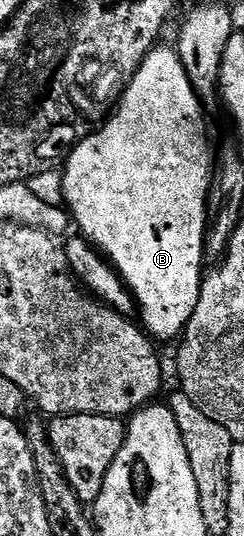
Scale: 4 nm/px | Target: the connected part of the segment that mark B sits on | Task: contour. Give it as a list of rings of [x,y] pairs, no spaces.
[[[154,47],[148,52],[143,61],[137,67],[129,85],[125,87],[115,104],[115,111],[106,115],[101,124],[101,128],[94,127],[88,136],[82,136],[81,140],[74,146],[73,151],[65,157],[63,161],[63,171],[61,172],[61,182],[63,194],[65,195],[64,207],[75,228],[78,228],[80,235],[88,240],[108,263],[112,264],[113,271],[121,277],[129,293],[135,301],[136,311],[141,311],[140,323],[144,331],[148,333],[154,341],[173,340],[176,341],[188,326],[191,314],[195,314],[195,306],[199,302],[201,293],[201,263],[206,263],[205,254],[205,233],[209,223],[209,190],[211,181],[215,176],[215,148],[209,145],[209,132],[205,129],[205,116],[201,113],[202,101],[197,99],[193,88],[189,85],[189,79],[185,73],[185,67],[180,58],[177,57],[176,47],[161,48]]]

